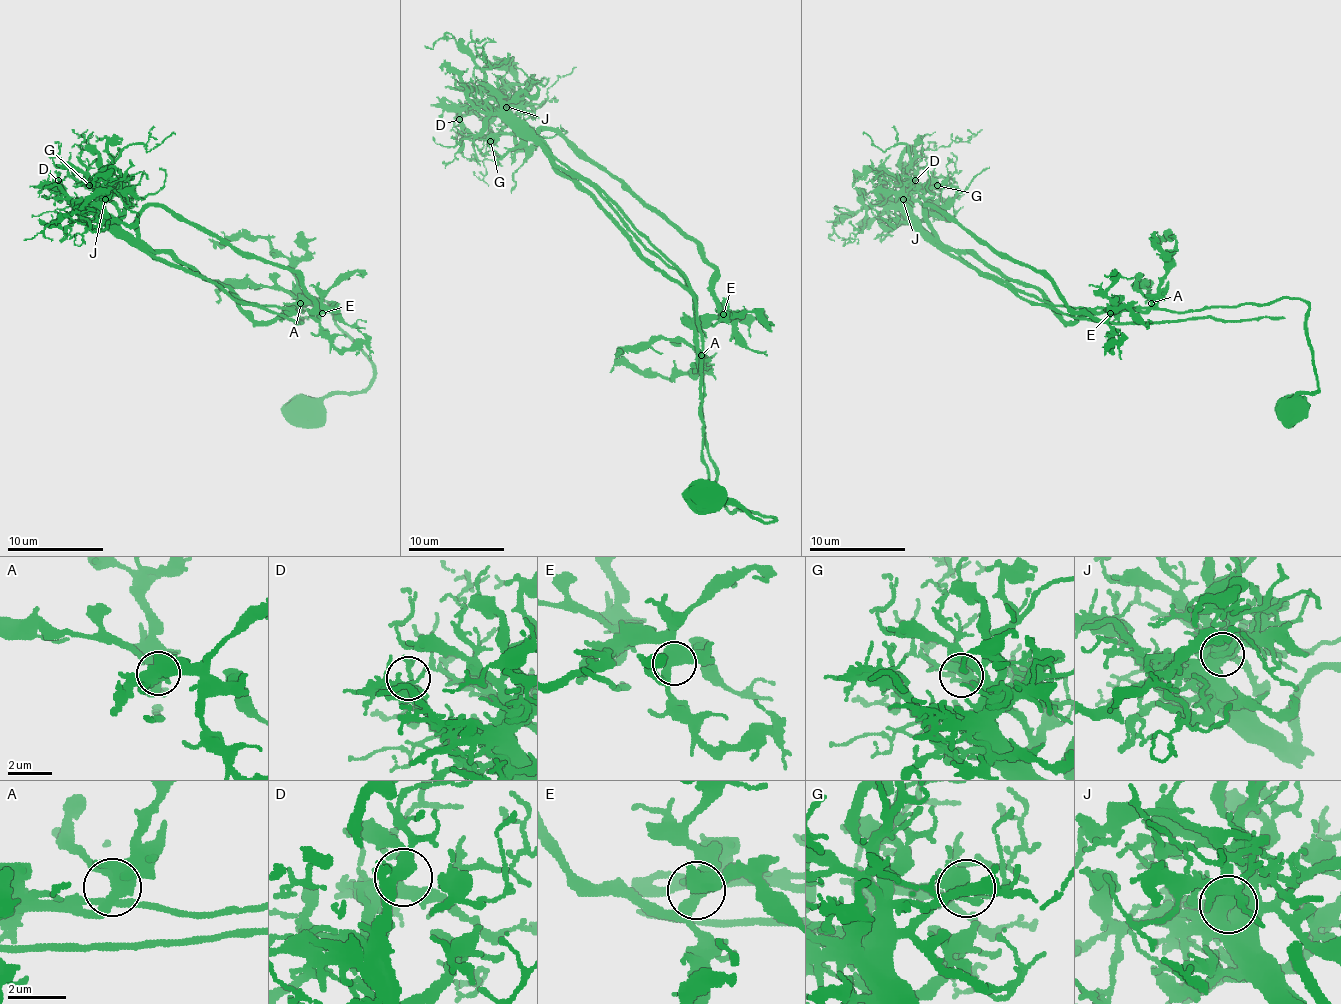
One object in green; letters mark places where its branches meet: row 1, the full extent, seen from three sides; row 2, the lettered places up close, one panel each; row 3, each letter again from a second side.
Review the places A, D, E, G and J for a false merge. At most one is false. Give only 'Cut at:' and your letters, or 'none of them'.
Cut at: J

